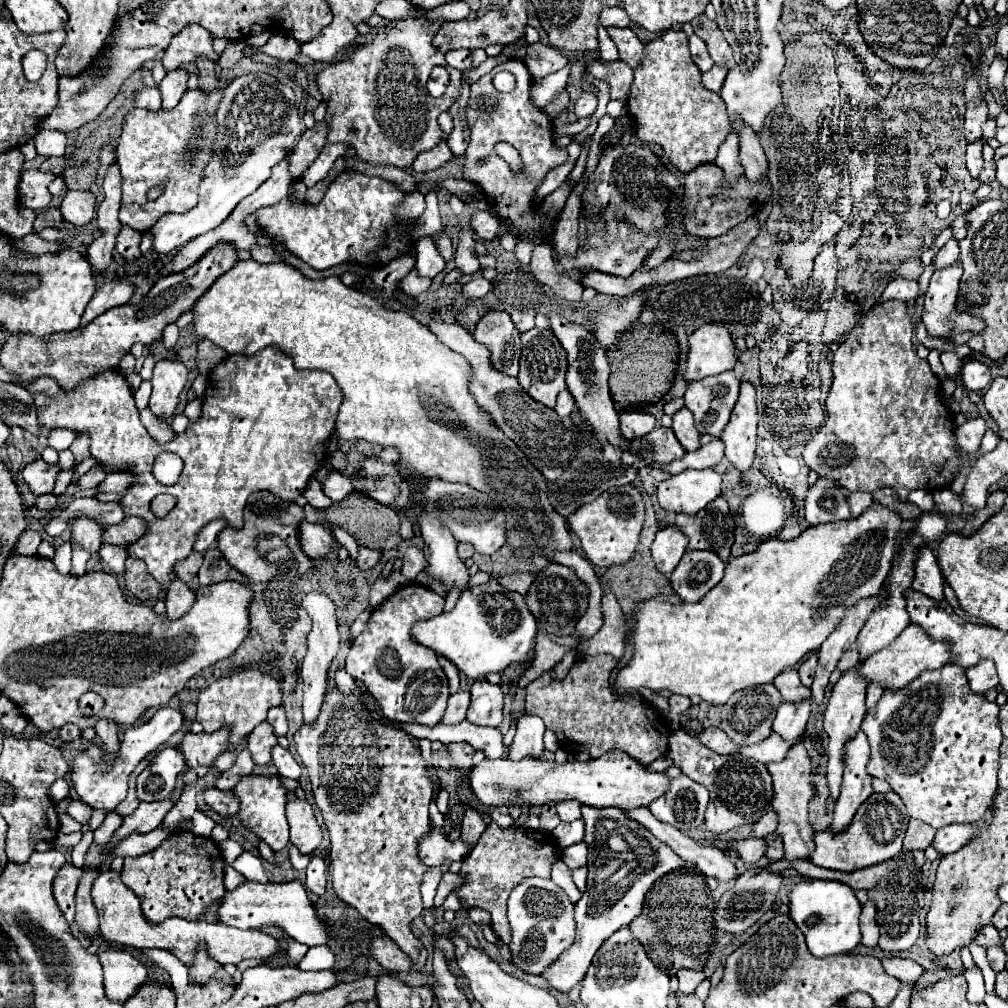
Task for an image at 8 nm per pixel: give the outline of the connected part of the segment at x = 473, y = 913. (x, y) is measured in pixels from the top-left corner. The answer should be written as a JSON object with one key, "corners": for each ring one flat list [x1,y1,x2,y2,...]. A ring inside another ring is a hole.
{"corners":[[471,908,469,910,469,920,477,926,487,926,491,922,491,916,487,910,481,910,481,908]]}

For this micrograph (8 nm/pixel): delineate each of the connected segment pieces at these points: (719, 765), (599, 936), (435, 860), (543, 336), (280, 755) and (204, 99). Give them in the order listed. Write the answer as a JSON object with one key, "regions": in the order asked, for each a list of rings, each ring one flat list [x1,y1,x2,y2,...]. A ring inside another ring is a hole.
{"regions":[[[675,730,669,736,669,758,683,774,691,776,709,790,711,800,705,810,705,826,711,834,723,836,733,828,753,824,771,810,771,774,761,762,755,762,743,754,721,756,709,750,697,738,689,736,685,730]],[[583,806,583,822,585,844,589,848,589,876,587,888,581,894,581,900,575,904,577,938,575,944,541,974,541,978,559,992,569,992,573,986,583,982,595,952,613,932,627,926,641,912,645,894,659,876,681,866,691,866,683,862,671,848,667,848,667,844,659,842,647,828,631,820,621,808]],[[431,832,431,836,423,840,423,844,419,846,419,856,423,856,423,860,427,860,427,864,431,866,462,861,469,851,470,849,461,839,451,842,441,832]],[[551,328,547,330,529,330,521,334,521,344,523,344,523,354,521,354,521,370,519,370,519,384,521,388,535,398,537,402,545,406,555,406,555,398,559,392,563,392,565,386,565,374,567,374,567,352,563,350,561,342,557,340,555,332]],[[279,744,271,750,273,756,273,764,279,770,279,776,287,776,287,778,299,778,301,776,301,766,297,764,297,760,293,758,293,754,287,748,281,748]],[[213,88,213,90,187,90,181,98,181,102,173,110,145,110,145,108,133,108,127,112,123,120,121,140,117,144,117,164,121,170,121,190,123,190,123,202,119,210,119,222,125,226,131,226,137,232,145,232,155,224,157,210,189,210,199,202,199,182,203,180,203,170,209,164,213,156,213,142,217,138,217,122,215,112,219,108,219,102,223,98,225,88],[155,186,163,186,163,194,157,200,149,200,147,192]]]}

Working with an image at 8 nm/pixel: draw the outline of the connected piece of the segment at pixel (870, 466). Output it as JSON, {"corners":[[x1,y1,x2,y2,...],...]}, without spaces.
{"corners":[[887,300,887,302,877,304,867,314,867,320,861,326,855,326,851,330,851,334,847,336,847,340,835,352,835,358,833,358,833,384,831,384,831,392,829,392,829,396,825,400,829,416,827,416,827,422,819,428,819,432,807,442,807,446,803,450,803,458,805,458,807,466,811,470,815,470,819,476,839,480,841,486,845,486,849,492,863,490,863,492,871,492,873,494,873,492,877,492,881,488,893,488,893,492,899,496,899,500,907,500,909,492,913,492,913,490,927,490,927,492,931,492,931,490,943,488,945,484,949,486,961,474,963,460,969,456,967,452,963,452,957,446,957,438,955,438,955,430,953,430,953,414,947,408,947,404,941,402,943,400,941,398,941,380,933,374,929,362,917,356,911,338,913,338,913,324,911,324,911,320,907,316,907,304,901,302,901,300]]}

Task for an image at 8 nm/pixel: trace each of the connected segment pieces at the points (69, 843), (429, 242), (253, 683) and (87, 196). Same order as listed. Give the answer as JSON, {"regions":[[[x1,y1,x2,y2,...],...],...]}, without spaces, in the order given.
{"regions":[[[59,832,55,840,52,841,52,846,54,848,64,847,69,849,69,847,72,848,77,845,80,842,82,836,82,832,75,832,71,834,62,834]],[[429,236,419,238,415,250,417,250,415,270,419,276,437,276,445,268,445,260,437,252,433,238,429,238]],[[241,670,227,678,215,680,211,686,199,692,197,700,197,722,201,722,205,732,215,732,227,724,235,728,231,736,231,746,235,748,243,736,247,736,259,722,265,722,267,710,281,706,281,688,275,678,261,674,259,670]],[[69,190,61,202,63,220,73,226,87,226,95,216,95,194,87,190]]]}

